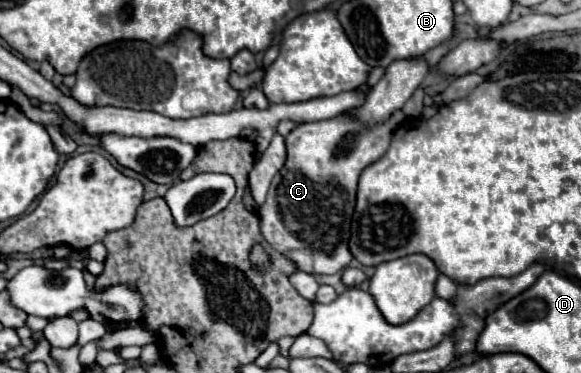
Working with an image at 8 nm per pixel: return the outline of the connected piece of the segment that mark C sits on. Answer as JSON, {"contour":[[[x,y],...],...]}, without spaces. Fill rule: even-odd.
{"contour":[[[396,111],[392,119],[388,119],[386,123],[376,127],[366,127],[364,123],[356,121],[354,115],[340,115],[328,121],[296,125],[288,133],[286,137],[288,161],[282,167],[282,171],[274,177],[268,197],[264,205],[258,209],[258,219],[260,219],[262,237],[286,259],[290,259],[296,269],[310,275],[334,275],[352,261],[348,241],[350,241],[352,213],[356,205],[358,177],[370,163],[378,161],[386,153],[390,137],[402,119],[404,113]]]}

